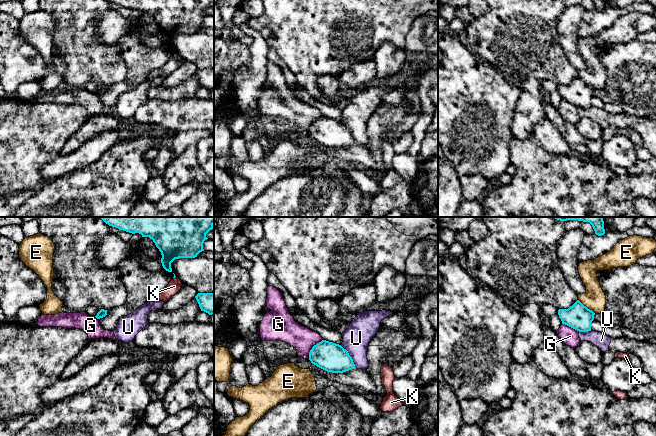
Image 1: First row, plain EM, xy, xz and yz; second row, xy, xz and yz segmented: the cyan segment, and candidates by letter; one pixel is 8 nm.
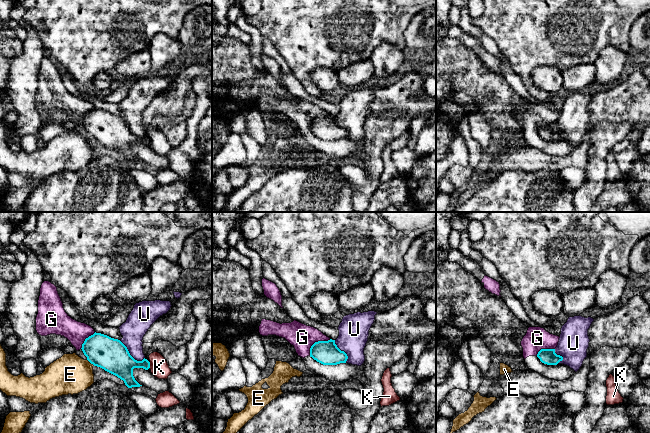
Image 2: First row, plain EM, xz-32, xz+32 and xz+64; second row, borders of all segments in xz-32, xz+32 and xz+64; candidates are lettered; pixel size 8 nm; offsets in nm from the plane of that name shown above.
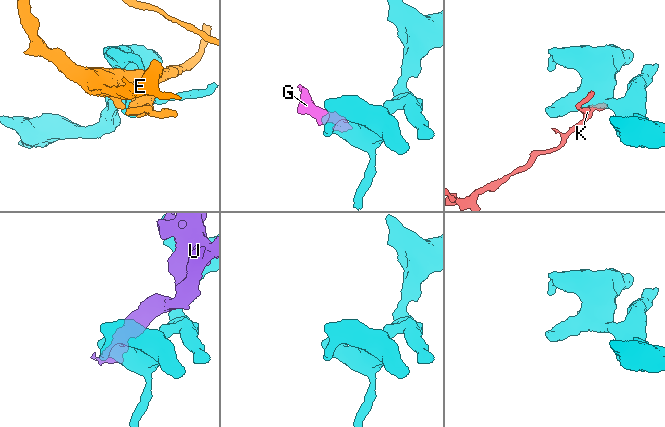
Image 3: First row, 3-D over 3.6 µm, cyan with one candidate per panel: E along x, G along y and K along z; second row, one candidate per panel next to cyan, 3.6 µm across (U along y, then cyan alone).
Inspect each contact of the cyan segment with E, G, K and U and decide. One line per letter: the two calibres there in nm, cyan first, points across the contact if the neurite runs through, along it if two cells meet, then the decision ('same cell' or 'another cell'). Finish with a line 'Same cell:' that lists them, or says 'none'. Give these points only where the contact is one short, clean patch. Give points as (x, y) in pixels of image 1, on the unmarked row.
E: 200 nm thick on the cyan side, 180 nm on the other; border along yz (578, 75), (595, 89); another cell
G: 240 nm thick on the cyan side, 190 nm on the other; border along xz (322, 115), (312, 123), (308, 134); another cell
K: 20 nm thick on the cyan side, 100 nm on the other; another cell
U: 240 nm thick on the cyan side, 220 nm on the other; border along xz (340, 121), (347, 127), (356, 143); another cell
Same cell: none

